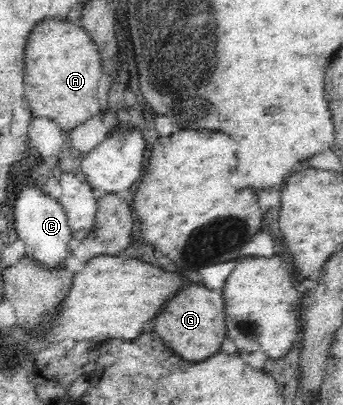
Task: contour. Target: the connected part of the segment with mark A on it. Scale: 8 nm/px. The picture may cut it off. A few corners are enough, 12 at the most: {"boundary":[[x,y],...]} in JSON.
{"boundary":[[74,22],[29,35],[25,101],[70,133],[101,112],[101,55]]}

